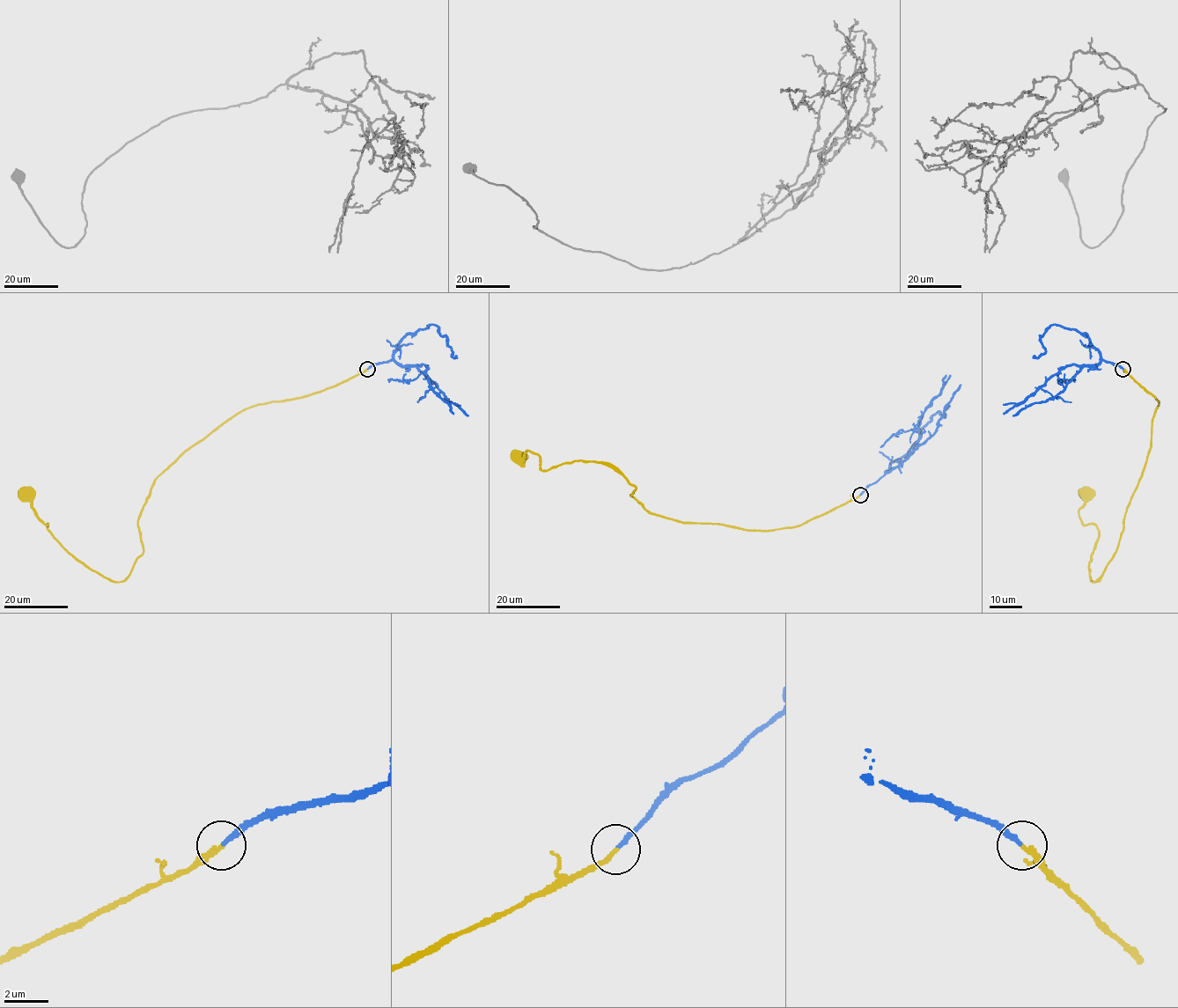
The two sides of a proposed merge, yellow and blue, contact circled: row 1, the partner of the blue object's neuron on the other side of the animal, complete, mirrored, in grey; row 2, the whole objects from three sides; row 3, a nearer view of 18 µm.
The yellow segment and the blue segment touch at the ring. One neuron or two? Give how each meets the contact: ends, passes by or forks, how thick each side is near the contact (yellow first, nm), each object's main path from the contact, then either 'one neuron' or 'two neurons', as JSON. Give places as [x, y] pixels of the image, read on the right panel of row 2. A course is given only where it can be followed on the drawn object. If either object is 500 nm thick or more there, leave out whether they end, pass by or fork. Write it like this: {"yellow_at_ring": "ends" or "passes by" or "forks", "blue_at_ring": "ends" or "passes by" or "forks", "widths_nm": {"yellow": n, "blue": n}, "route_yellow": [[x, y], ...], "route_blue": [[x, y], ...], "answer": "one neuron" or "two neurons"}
{"yellow_at_ring": "ends", "blue_at_ring": "ends", "widths_nm": {"yellow": 240, "blue": 220}, "route_yellow": [[1122, 369], [1159, 404], [1115, 553], [1097, 581], [1089, 569], [1099, 535], [1097, 527], [1079, 518], [1084, 494]], "route_blue": [[1122, 369], [1103, 360], [1097, 365], [1072, 364], [1062, 368], [1020, 403], [1003, 413]], "answer": "one neuron"}

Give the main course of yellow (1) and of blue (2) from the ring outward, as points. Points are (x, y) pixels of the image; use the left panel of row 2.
1: (367, 369), (239, 412), (190, 446), (155, 480), (137, 522), (143, 553), (123, 581), (72, 556), (27, 494)
2: (367, 369), (392, 360), (400, 365), (423, 364), (431, 388), (453, 413)

